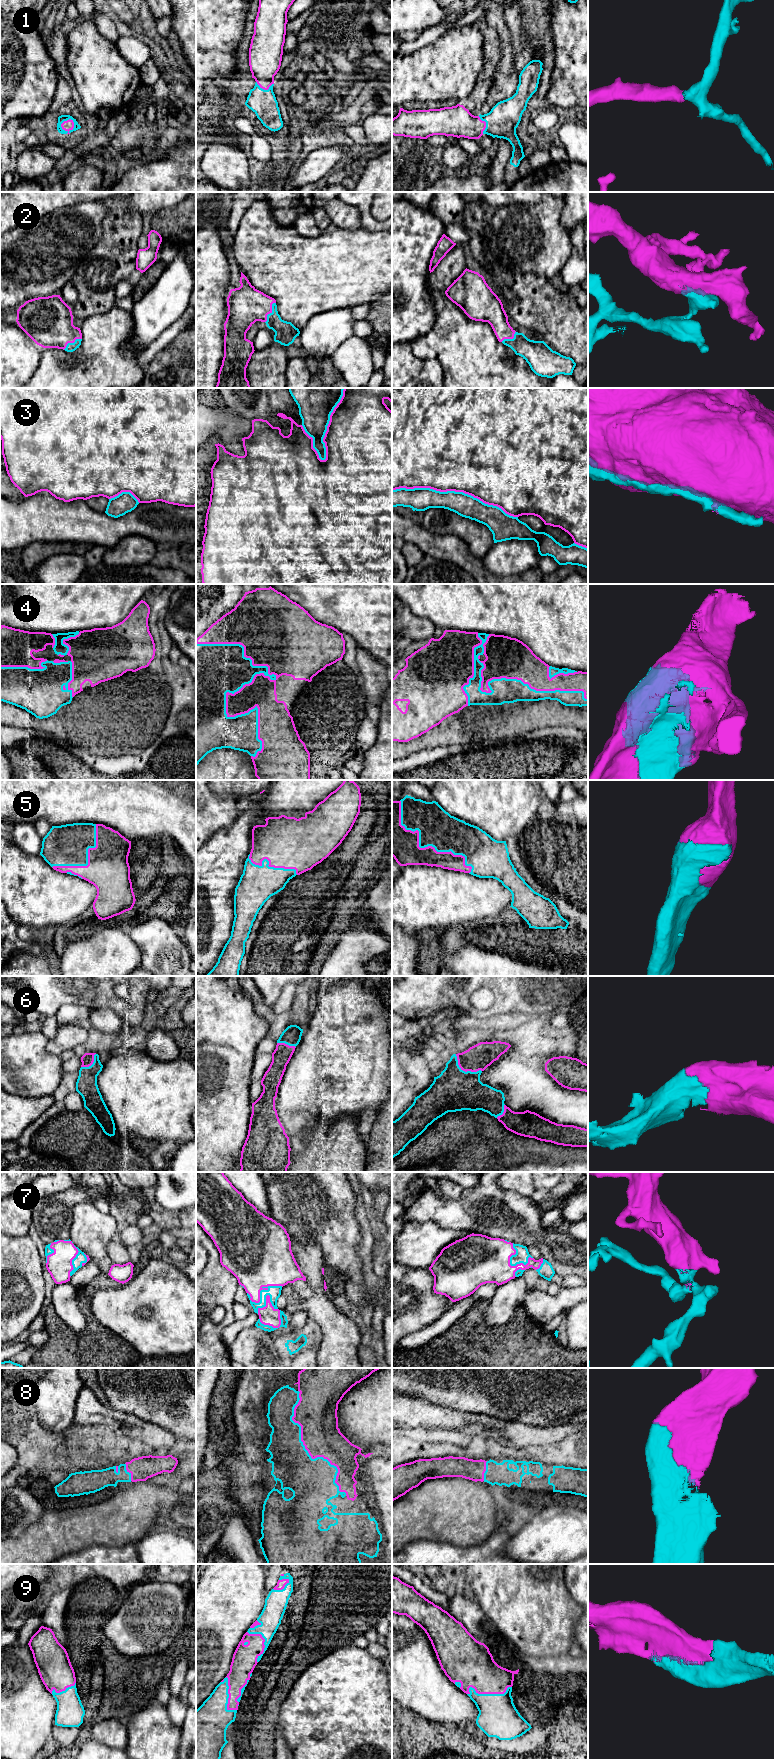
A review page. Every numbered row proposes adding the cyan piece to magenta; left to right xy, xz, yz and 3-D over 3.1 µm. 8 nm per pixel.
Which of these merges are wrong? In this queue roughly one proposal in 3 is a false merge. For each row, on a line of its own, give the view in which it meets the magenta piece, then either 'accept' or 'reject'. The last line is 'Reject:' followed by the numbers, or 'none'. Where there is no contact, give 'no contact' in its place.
1: meets magenta in xy; accept
2: meets magenta in xz; accept
3: meets magenta in yz; reject
4: meets magenta in xz; accept
5: meets magenta in yz; accept
6: meets magenta in yz; accept
7: meets magenta in xz; accept
8: meets magenta in xz; accept
9: meets magenta in yz; accept
Reject: 3

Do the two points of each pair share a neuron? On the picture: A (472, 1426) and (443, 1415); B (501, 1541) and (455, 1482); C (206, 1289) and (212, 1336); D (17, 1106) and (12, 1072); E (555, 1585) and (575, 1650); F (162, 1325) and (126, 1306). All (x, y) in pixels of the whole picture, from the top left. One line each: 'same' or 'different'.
A: same
B: different
C: same
D: different
E: different
F: same

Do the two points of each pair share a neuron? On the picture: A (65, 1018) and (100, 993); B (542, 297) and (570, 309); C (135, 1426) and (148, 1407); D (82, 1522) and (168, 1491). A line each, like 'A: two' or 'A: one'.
A: two
B: one
C: two
D: one

